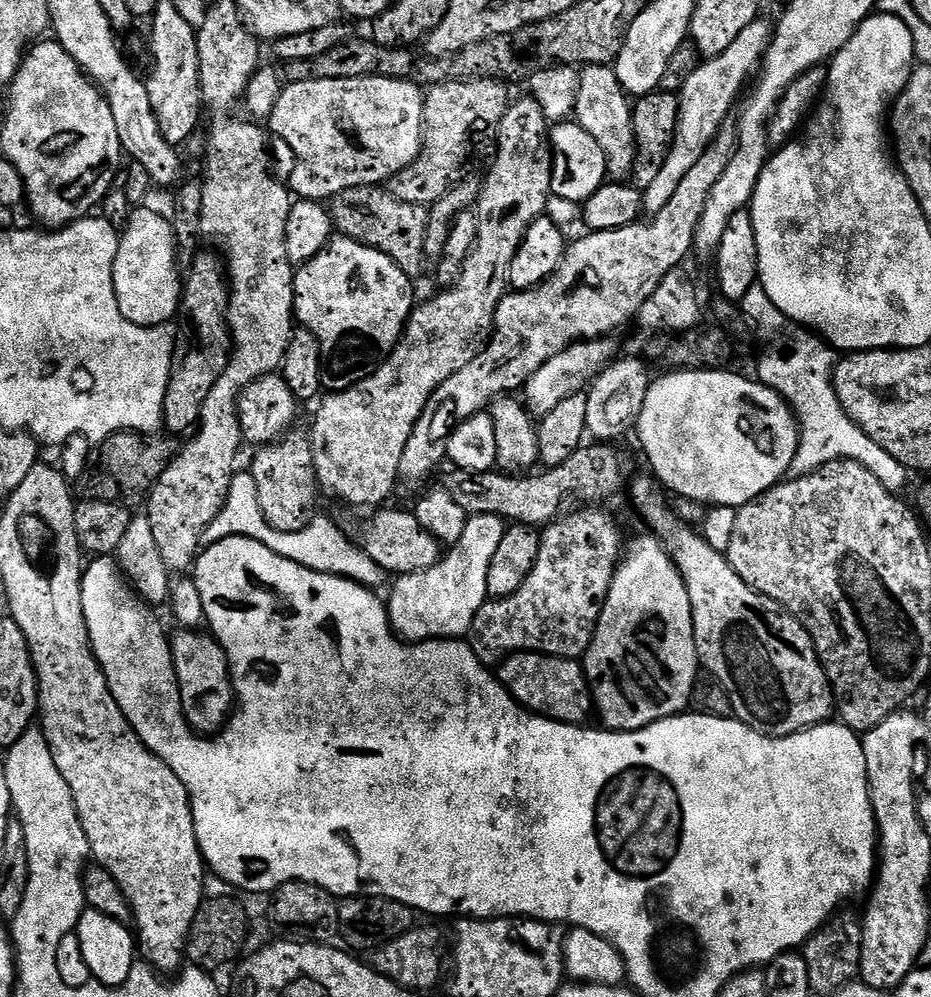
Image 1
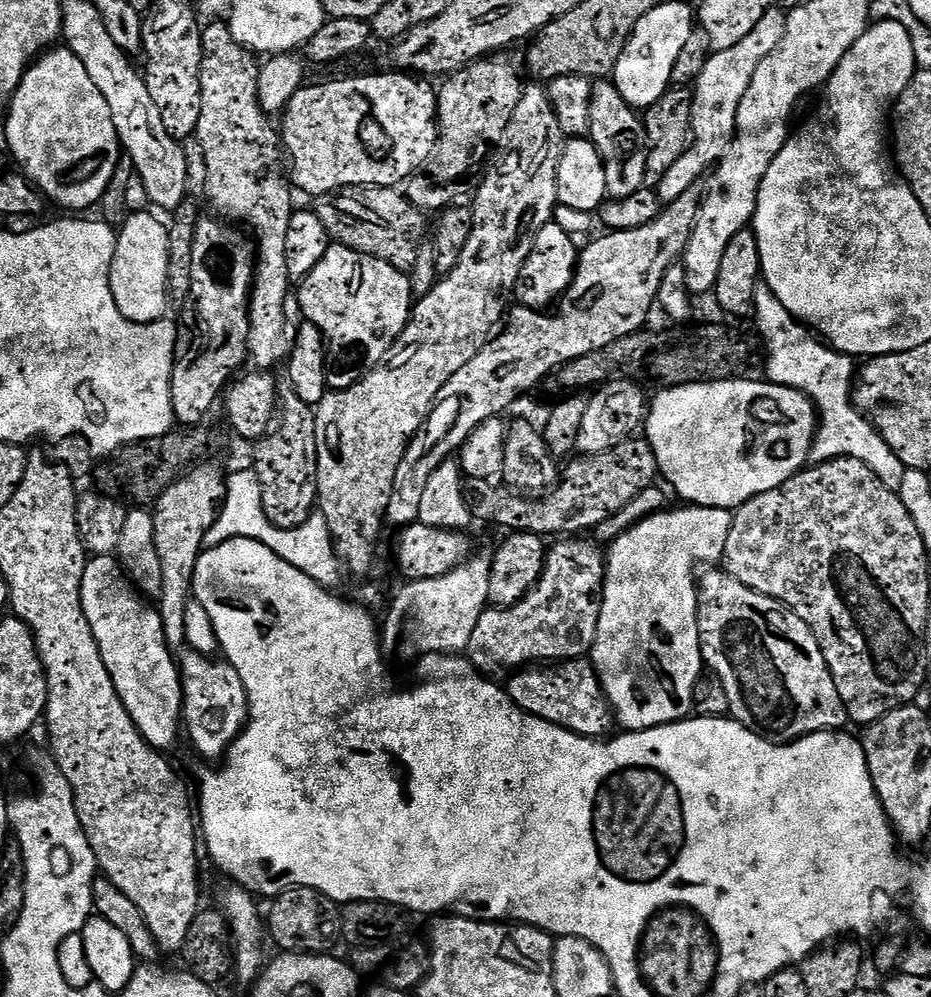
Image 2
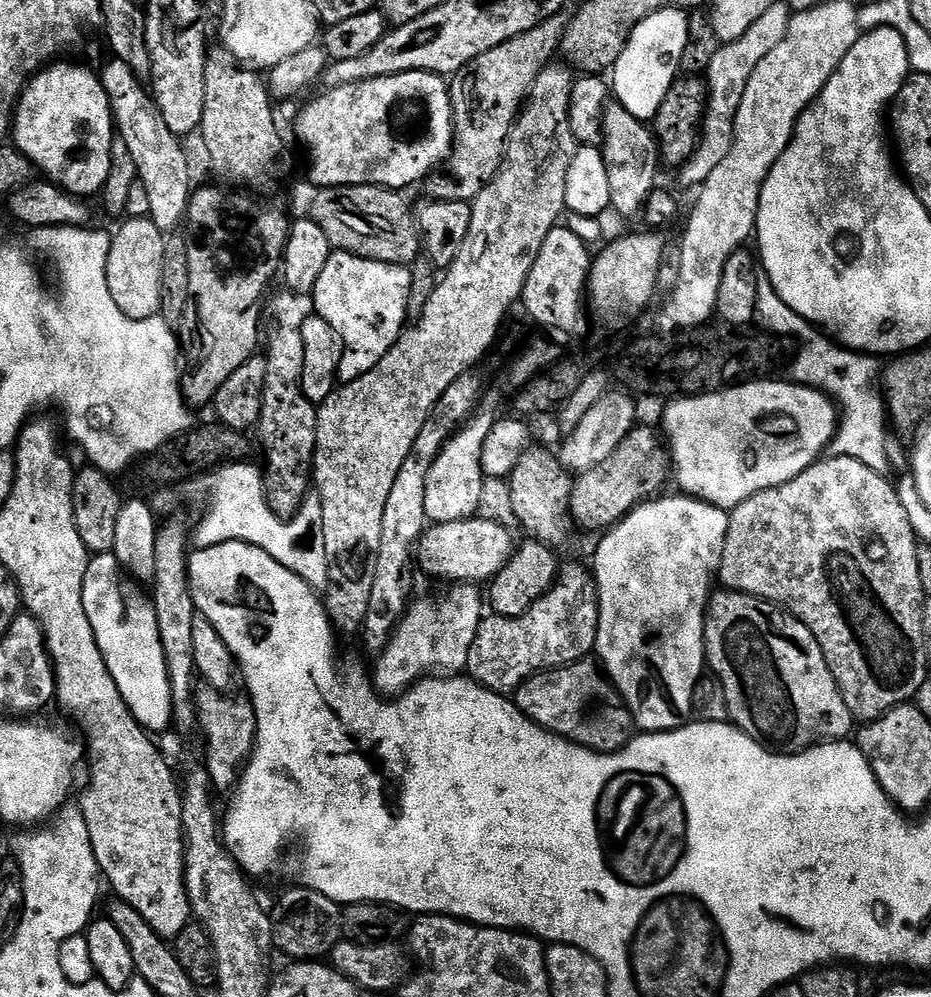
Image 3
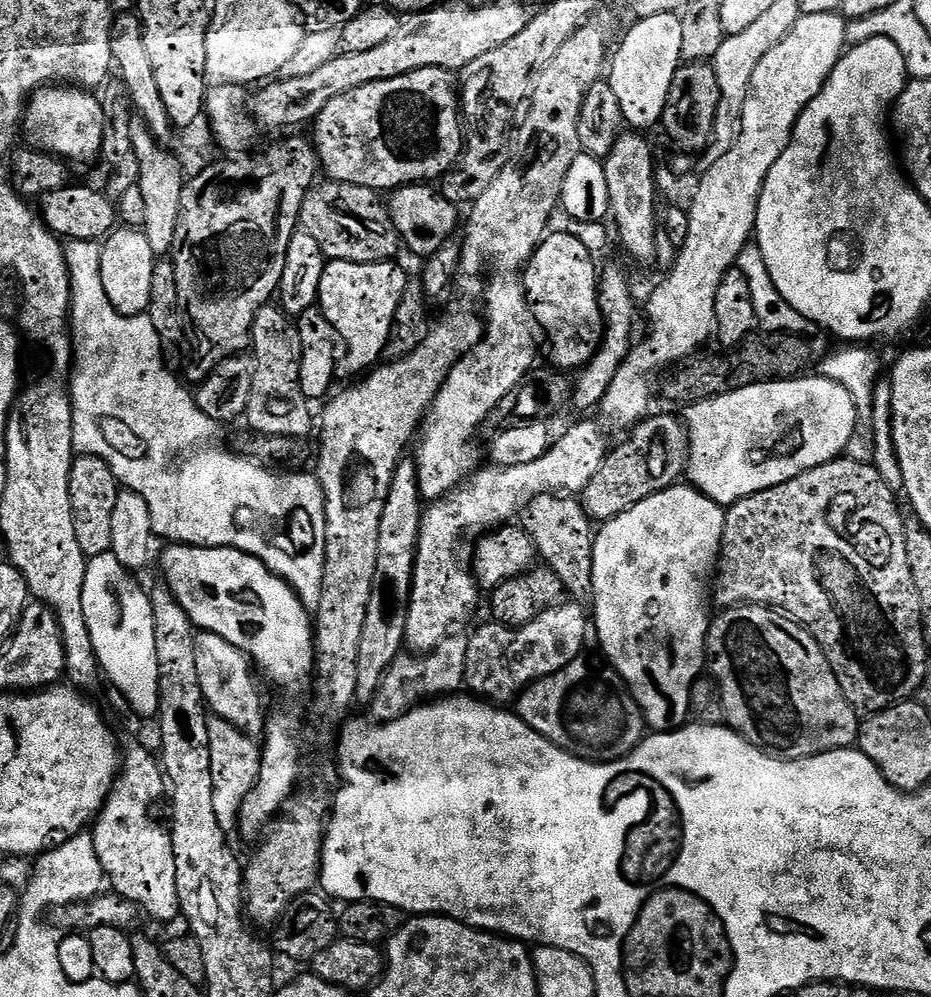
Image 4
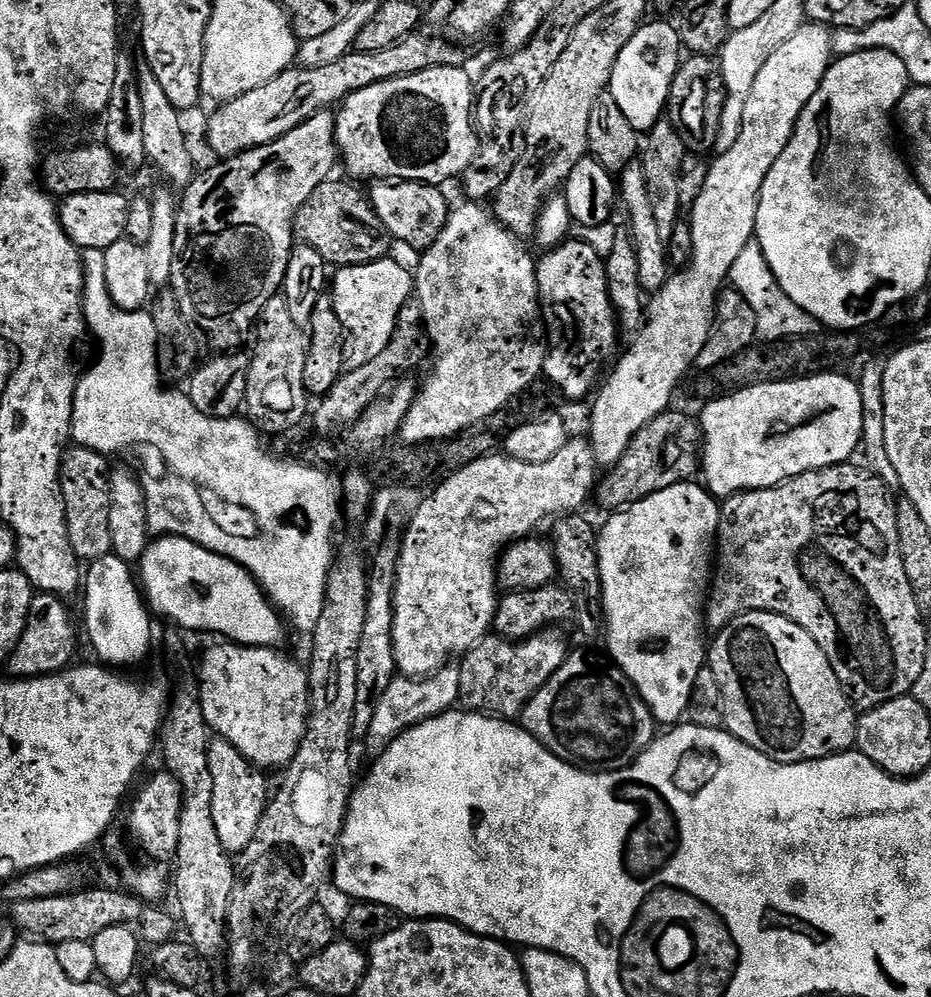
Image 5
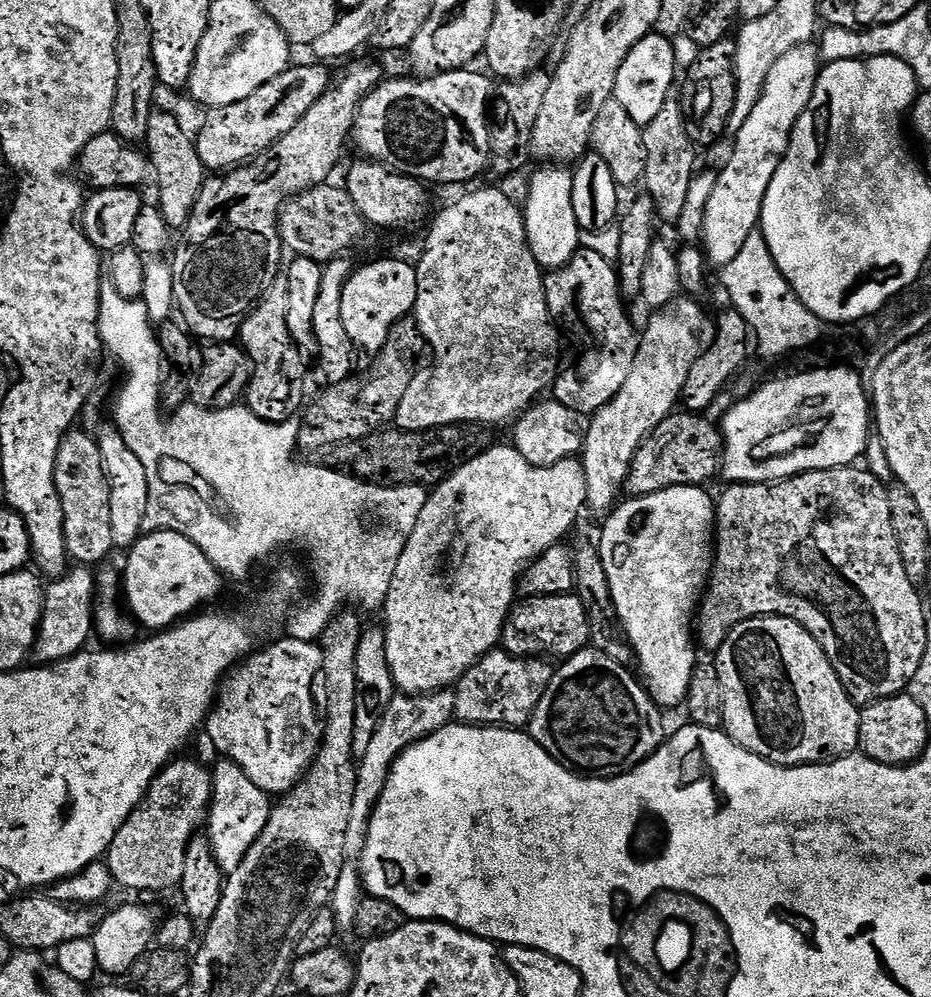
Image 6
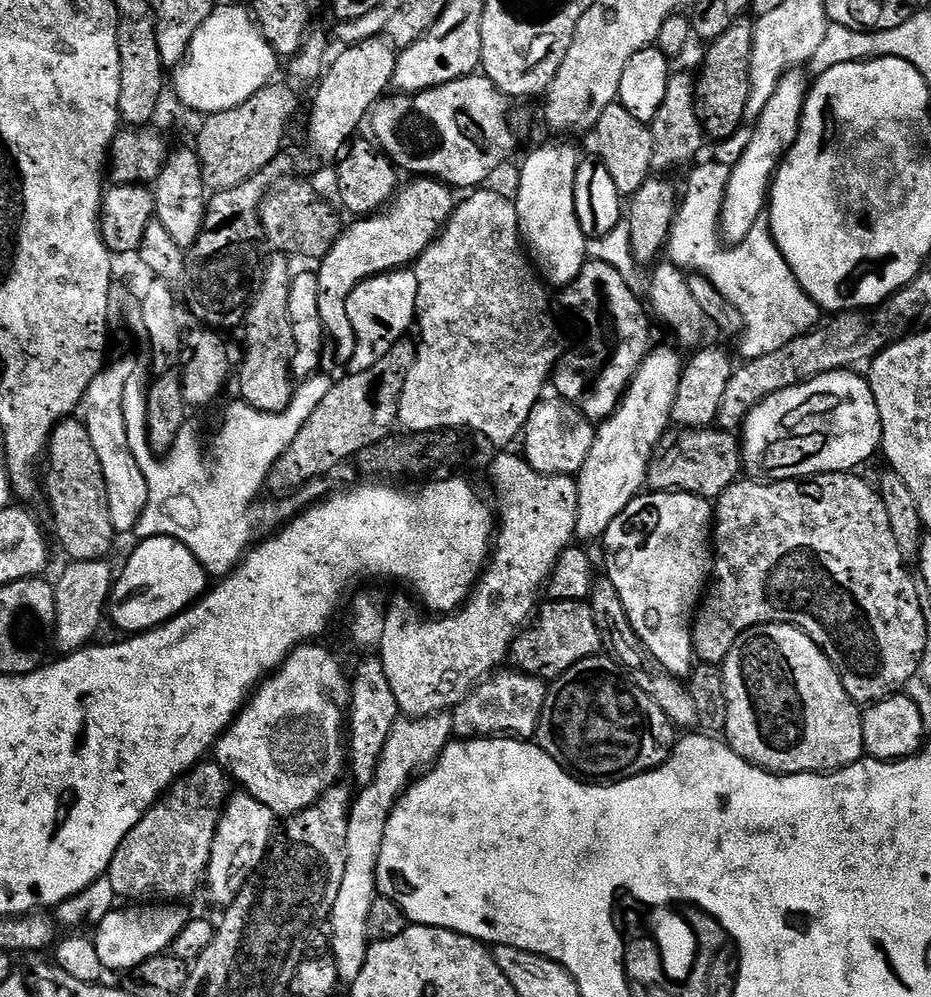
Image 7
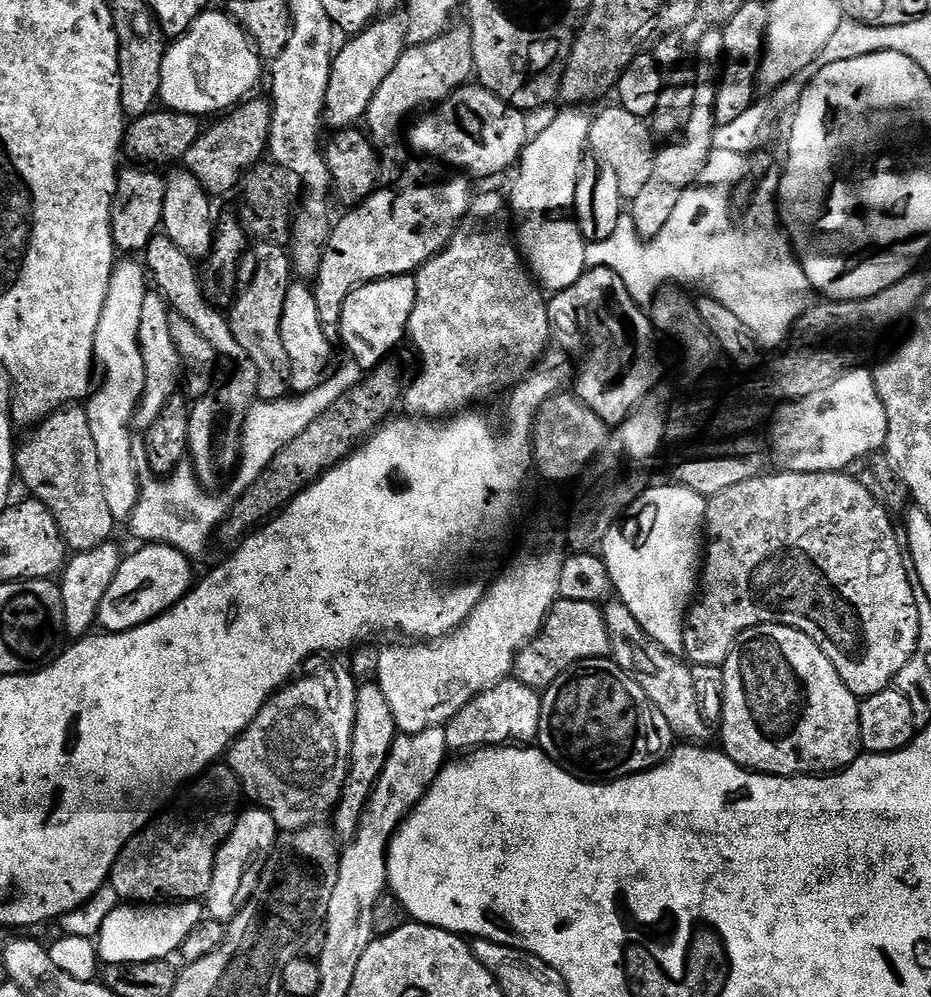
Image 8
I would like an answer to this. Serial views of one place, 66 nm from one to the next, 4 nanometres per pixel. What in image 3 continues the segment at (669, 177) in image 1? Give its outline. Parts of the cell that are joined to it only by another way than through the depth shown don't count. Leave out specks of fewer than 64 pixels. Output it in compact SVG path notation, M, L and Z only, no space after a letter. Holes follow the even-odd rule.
M777 2L738 38L729 44L721 43L718 54L710 62L706 73L708 85L708 102L704 113L704 123L700 134L700 142L696 145L694 154L679 169L680 180L686 187L695 189L704 183L704 180L712 171L730 154L732 142L736 139L736 115L738 106L742 106L742 94L746 94L746 82L750 82L750 74L754 74L754 66L786 38L786 30L793 18L793 11L787 3Z

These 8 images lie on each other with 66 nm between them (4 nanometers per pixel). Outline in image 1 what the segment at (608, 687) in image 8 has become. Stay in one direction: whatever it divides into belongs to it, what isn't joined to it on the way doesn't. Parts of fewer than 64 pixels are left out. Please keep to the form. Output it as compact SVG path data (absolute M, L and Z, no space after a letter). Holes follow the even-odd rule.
M513 652L500 661L498 679L522 707L548 720L583 725L587 721L584 719L593 715L592 689L579 659L545 656L543 652Z

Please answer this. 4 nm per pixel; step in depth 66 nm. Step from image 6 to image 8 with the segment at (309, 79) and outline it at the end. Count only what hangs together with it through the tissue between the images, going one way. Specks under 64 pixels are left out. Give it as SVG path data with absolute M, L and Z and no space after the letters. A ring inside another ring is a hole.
M248 98L239 106L221 115L217 124L203 129L194 146L184 155L187 171L198 178L198 182L209 197L224 196L239 185L242 174L265 159L268 149L268 132L272 126L272 106L267 99Z

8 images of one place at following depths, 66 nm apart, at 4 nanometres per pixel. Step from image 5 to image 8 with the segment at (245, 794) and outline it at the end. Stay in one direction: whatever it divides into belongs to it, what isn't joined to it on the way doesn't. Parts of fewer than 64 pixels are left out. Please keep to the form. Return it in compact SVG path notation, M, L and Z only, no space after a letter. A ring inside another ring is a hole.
M248 806L237 815L234 830L216 855L214 878L210 882L210 890L206 897L206 912L211 919L231 922L240 913L242 905L255 892L260 874L264 871L277 844L278 829L274 818L266 809Z

